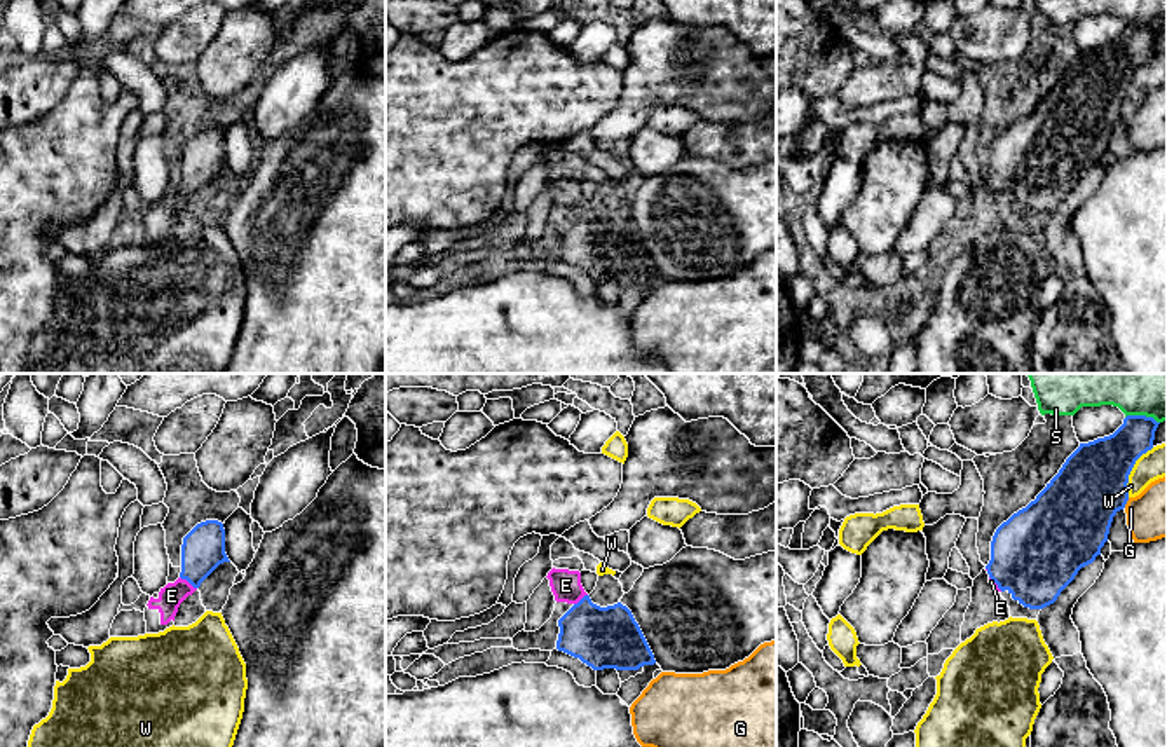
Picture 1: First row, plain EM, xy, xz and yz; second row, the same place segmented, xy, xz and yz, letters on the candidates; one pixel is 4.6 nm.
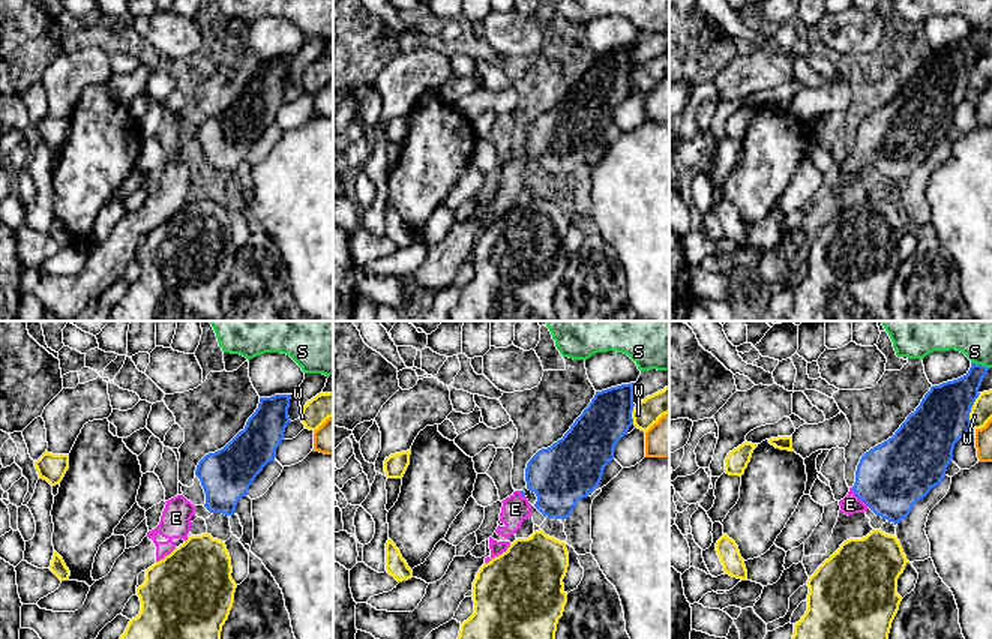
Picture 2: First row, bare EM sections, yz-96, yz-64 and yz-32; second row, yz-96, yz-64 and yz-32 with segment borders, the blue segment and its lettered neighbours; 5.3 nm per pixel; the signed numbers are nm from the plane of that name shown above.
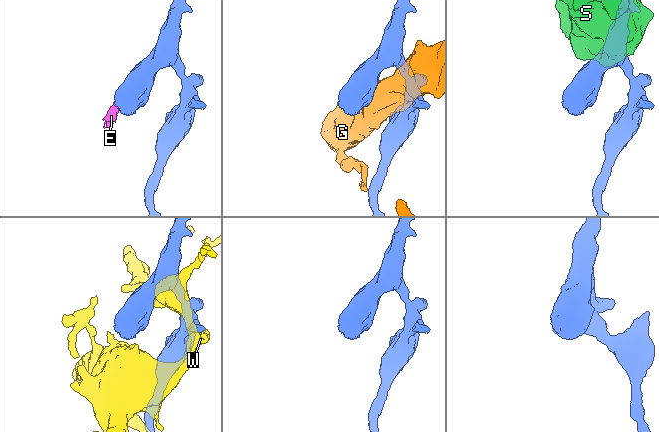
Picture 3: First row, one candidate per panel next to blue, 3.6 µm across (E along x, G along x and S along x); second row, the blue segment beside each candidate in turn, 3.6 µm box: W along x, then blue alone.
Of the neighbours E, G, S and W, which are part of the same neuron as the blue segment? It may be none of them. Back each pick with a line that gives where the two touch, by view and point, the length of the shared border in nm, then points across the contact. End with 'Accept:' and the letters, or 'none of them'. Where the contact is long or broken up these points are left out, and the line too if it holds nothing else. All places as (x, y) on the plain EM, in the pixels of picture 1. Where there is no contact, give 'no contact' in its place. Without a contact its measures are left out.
E: meets blue in xy at (189, 191); contact 100 nm long; runs through xy (203, 159), (189, 191), (171, 205)
Accept: E

